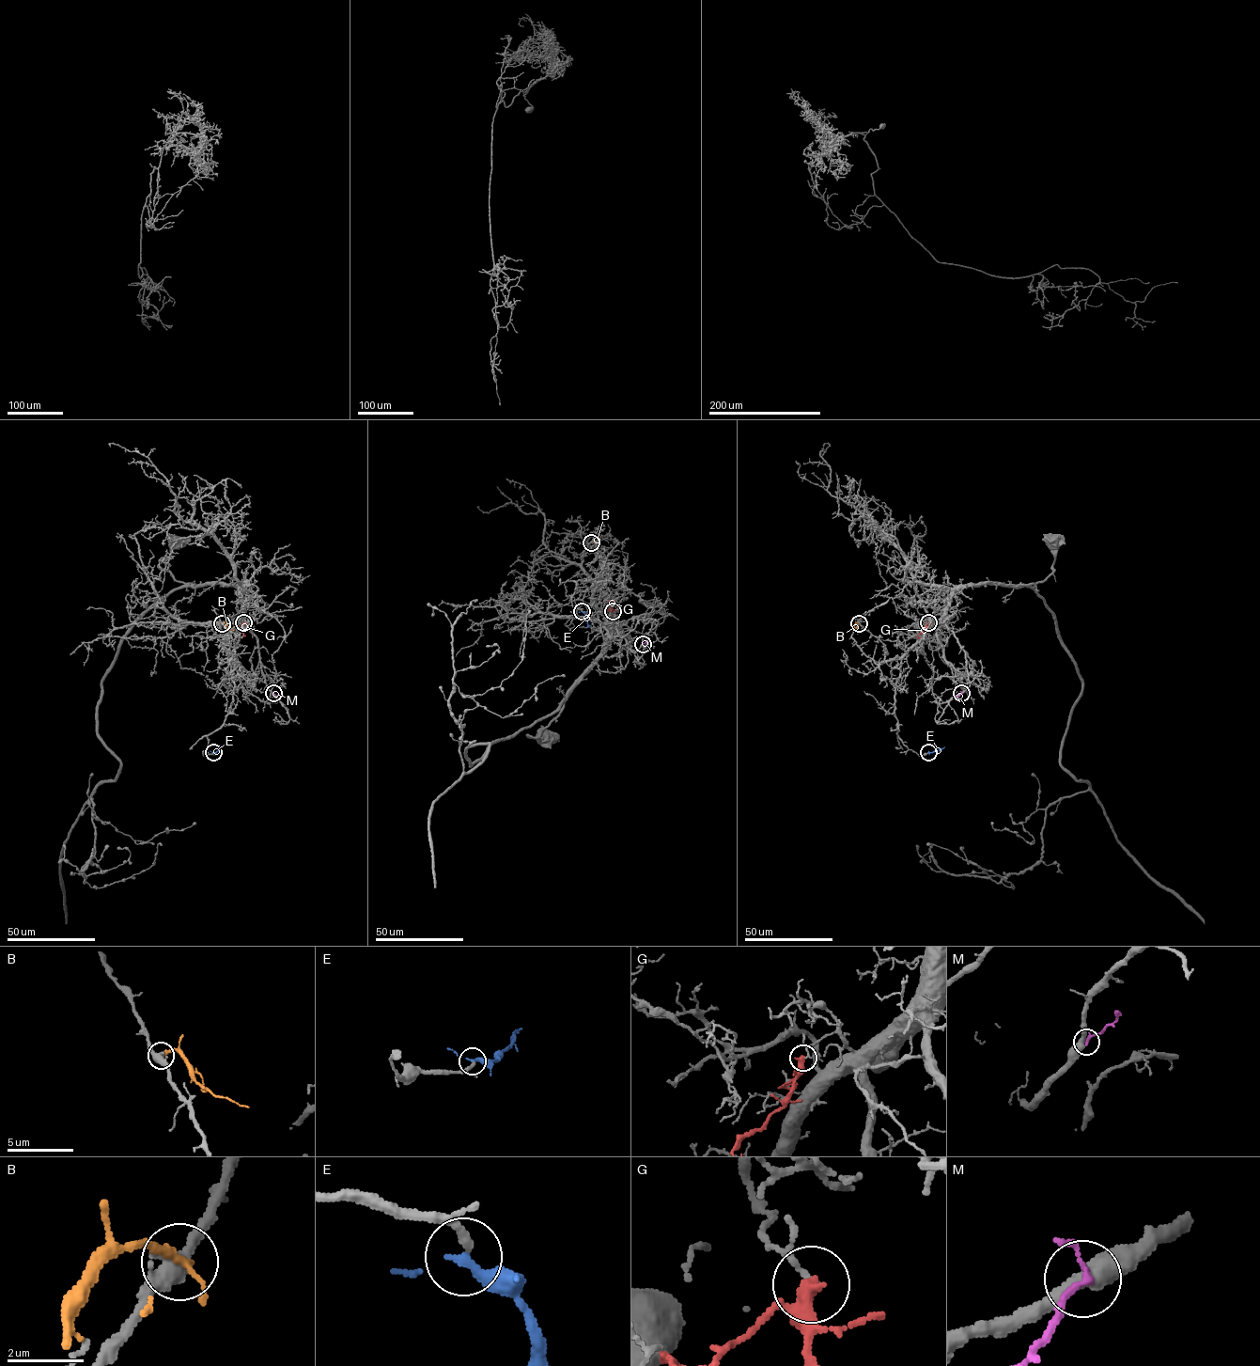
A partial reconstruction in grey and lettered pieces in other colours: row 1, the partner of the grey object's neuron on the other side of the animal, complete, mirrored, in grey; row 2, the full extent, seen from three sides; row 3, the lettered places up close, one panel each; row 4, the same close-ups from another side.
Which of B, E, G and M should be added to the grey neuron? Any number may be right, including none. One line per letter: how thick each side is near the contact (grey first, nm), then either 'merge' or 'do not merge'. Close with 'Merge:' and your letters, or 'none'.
B: 440 nm thick on the grey side, 180 nm on the other; do not merge
E: 200 nm thick on the grey side, 240 nm on the other; merge
G: 130 nm thick on the grey side, 340 nm on the other; do not merge
M: 440 nm thick on the grey side, 140 nm on the other; merge
Merge: E, M

